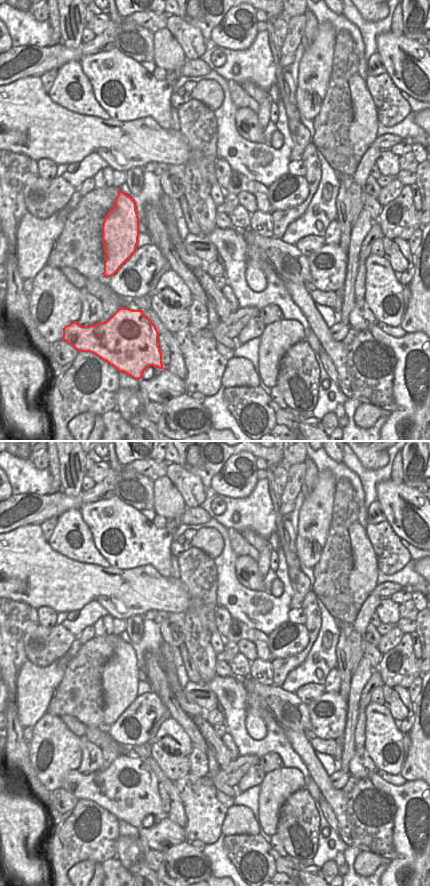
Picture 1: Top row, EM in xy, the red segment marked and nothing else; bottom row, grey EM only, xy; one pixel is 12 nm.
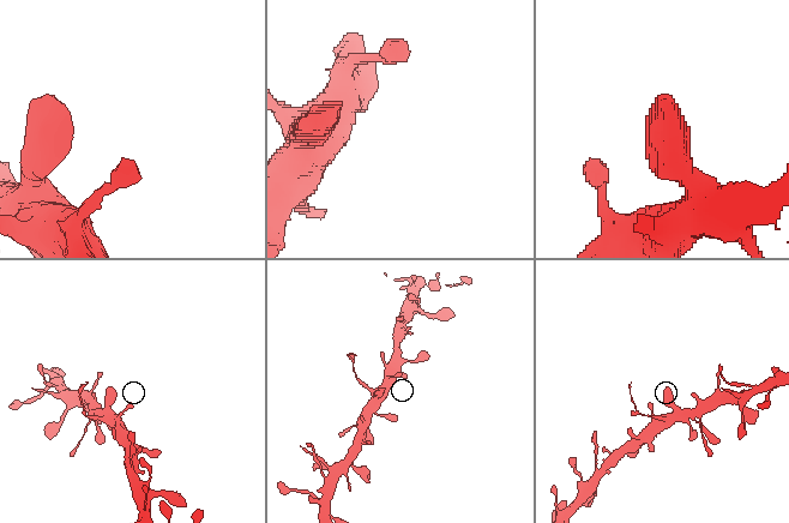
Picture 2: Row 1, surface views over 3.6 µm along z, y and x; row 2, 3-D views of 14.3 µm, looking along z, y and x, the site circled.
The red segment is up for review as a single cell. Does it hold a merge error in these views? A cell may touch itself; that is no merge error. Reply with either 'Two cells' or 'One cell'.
Two cells.

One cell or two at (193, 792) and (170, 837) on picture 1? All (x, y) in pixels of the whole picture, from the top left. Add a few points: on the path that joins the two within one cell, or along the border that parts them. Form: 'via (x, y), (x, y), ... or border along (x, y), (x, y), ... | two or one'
border along (183, 828), (183, 836), (186, 840) | two

